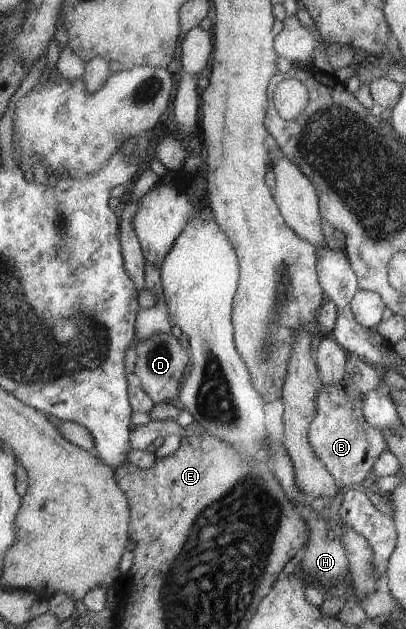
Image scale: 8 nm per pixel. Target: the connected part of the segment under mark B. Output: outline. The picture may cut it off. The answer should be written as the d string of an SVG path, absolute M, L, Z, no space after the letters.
M343 386L324 387L317 397L318 415L310 430L310 439L317 456L345 489L361 487L365 478L372 477L374 466L388 442L377 427L368 423L364 413L364 394Z

